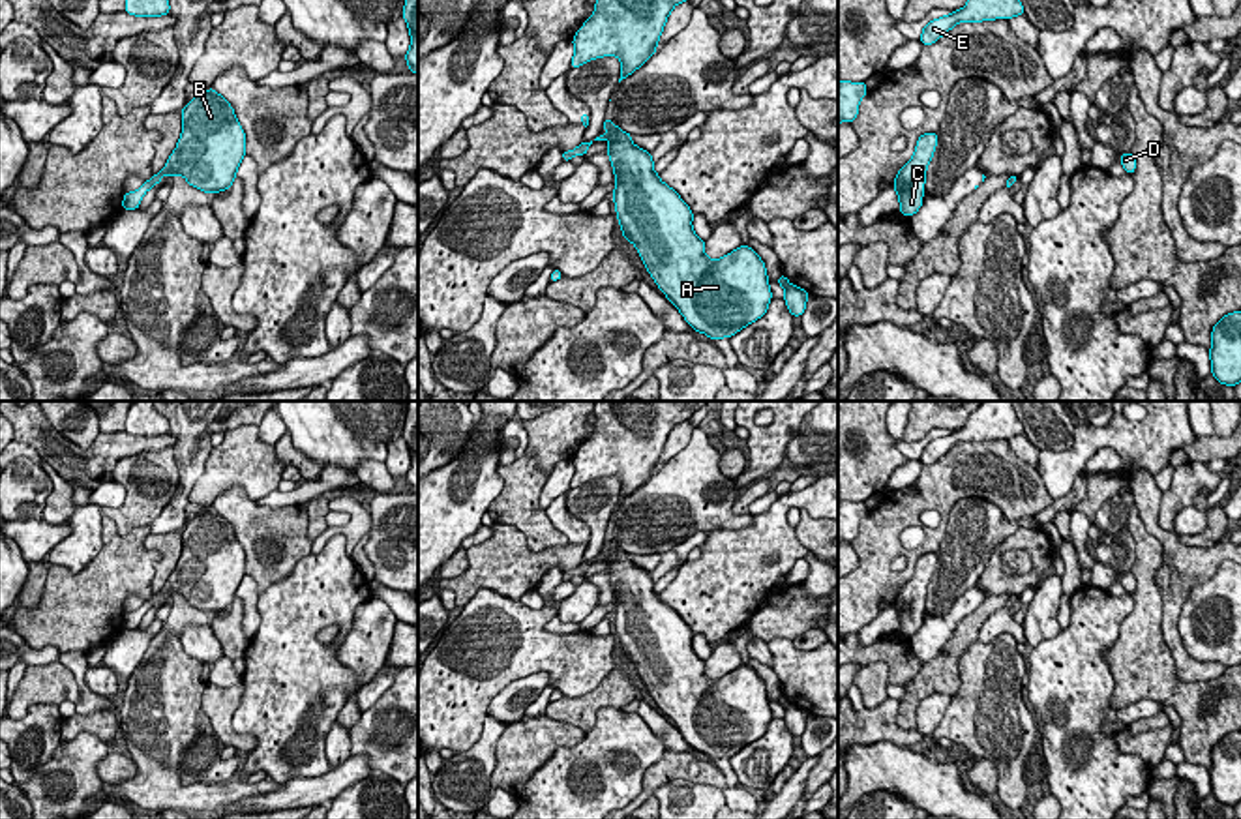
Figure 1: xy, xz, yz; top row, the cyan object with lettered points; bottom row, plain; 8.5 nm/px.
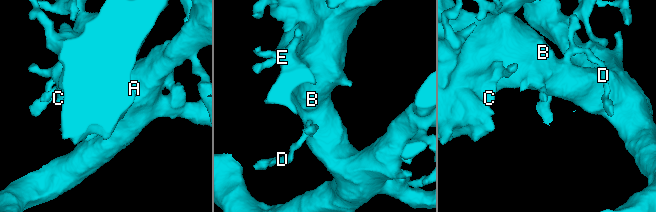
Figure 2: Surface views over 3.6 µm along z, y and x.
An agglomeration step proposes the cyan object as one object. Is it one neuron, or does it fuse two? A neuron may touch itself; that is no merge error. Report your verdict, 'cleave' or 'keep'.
keep

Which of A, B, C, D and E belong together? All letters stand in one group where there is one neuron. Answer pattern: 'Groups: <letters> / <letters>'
Groups: A B C D E

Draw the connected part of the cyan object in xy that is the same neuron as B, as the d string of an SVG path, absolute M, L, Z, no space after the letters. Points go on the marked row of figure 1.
M214 86L199 92L182 109L182 135L163 171L137 191L126 193L122 208L137 210L144 193L165 174L180 174L189 186L210 195L225 191L232 186L244 156L246 133L231 103Z

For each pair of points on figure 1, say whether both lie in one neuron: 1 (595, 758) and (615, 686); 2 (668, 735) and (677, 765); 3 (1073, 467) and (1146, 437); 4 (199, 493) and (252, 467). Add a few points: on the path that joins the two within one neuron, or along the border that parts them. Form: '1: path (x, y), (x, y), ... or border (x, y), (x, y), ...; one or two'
1: border (619, 709), (602, 707), (585, 733); two
2: border (666, 748), (690, 752), (713, 765); two
3: path (1086, 448), (1097, 437), (1127, 437); one
4: path (212, 482), (227, 467), (239, 467); one

